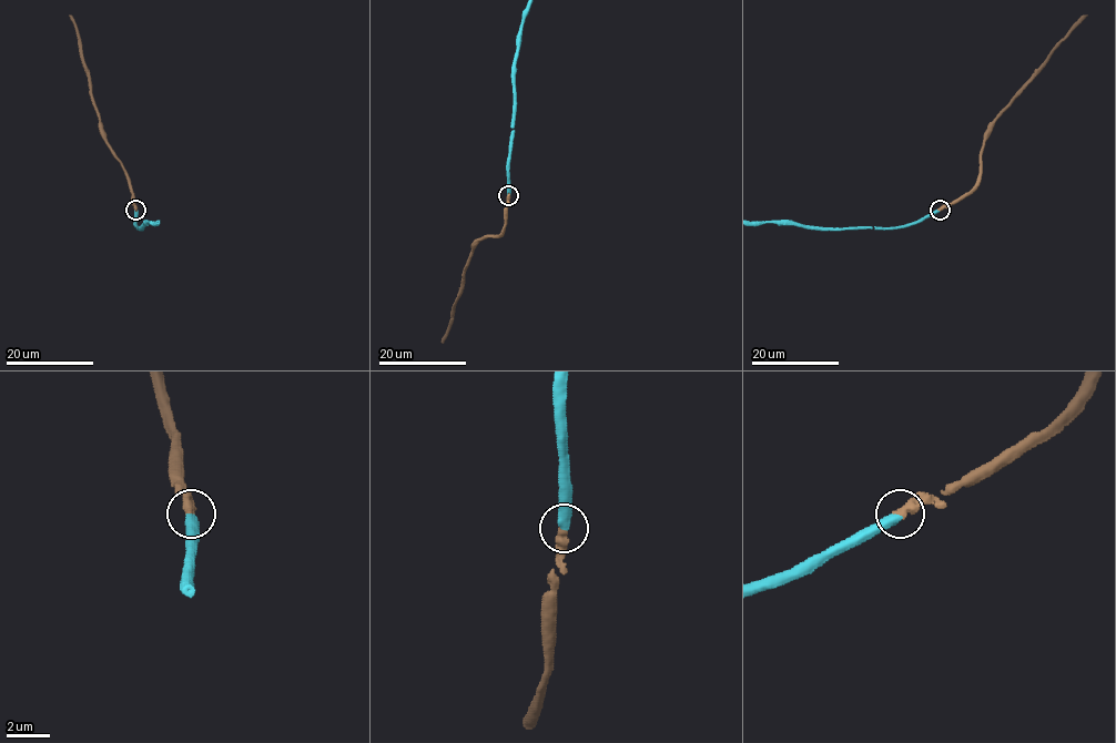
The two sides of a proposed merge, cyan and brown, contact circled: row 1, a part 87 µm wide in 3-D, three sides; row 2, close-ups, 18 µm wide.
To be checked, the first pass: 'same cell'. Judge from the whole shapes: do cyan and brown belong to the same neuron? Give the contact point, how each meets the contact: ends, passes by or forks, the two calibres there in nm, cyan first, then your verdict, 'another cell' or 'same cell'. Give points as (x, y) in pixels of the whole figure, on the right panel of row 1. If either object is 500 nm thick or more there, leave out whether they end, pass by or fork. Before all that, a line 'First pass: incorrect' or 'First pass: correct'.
First pass: correct
(940, 210) | cyan ends | brown ends | 440/480 nm | same cell

